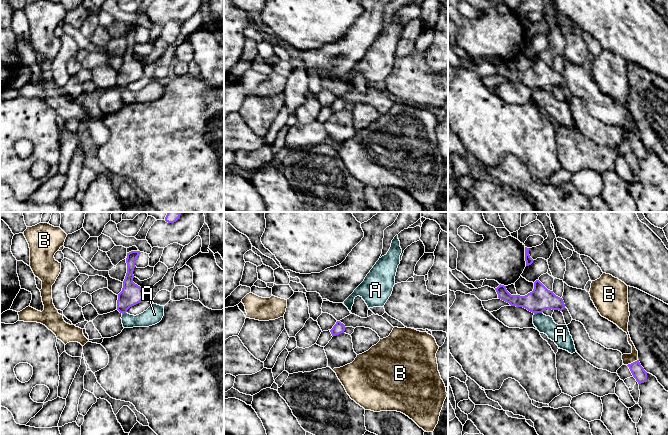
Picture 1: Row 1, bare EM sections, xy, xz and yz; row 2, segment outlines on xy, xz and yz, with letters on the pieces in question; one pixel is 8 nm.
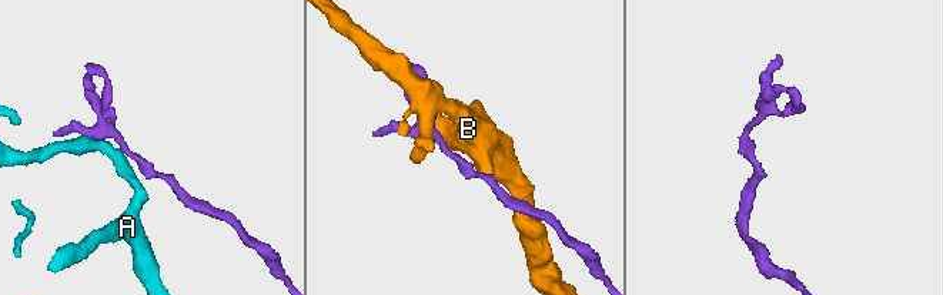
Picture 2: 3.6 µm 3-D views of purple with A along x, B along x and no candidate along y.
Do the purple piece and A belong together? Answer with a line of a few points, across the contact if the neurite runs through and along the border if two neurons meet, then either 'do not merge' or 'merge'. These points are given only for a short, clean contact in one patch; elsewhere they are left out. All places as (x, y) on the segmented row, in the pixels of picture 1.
line yz (534, 312), (541, 313); do not merge

